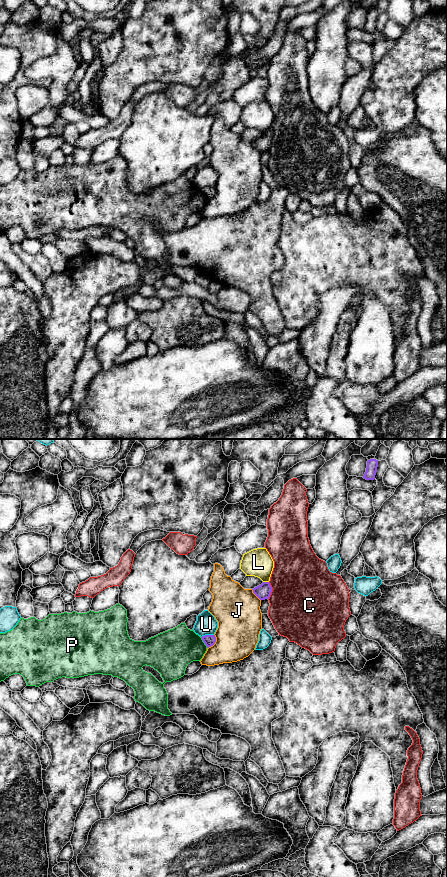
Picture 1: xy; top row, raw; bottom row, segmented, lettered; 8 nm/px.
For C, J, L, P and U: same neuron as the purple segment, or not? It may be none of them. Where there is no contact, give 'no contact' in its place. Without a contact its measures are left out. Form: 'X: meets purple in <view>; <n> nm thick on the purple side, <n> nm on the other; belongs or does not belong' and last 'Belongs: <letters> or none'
C: meets purple in xy; 120 nm thick on the purple side, 500 nm on the other; does not belong
J: meets purple in xy; 90 nm thick on the purple side, 360 nm on the other; does not belong
L: meets purple in xy; 120 nm thick on the purple side, 220 nm on the other; does not belong
P: meets purple in xy; 90 nm thick on the purple side, 320 nm on the other; does not belong
U: meets purple in xy; 90 nm thick on the purple side, 170 nm on the other; does not belong
Belongs: none

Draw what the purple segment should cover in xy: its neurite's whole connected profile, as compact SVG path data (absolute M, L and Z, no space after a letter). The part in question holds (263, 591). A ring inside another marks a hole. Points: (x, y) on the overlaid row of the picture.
M263 582L261 585L255 587L252 590L260 600L265 600L269 599L272 592L272 587L269 582Z

